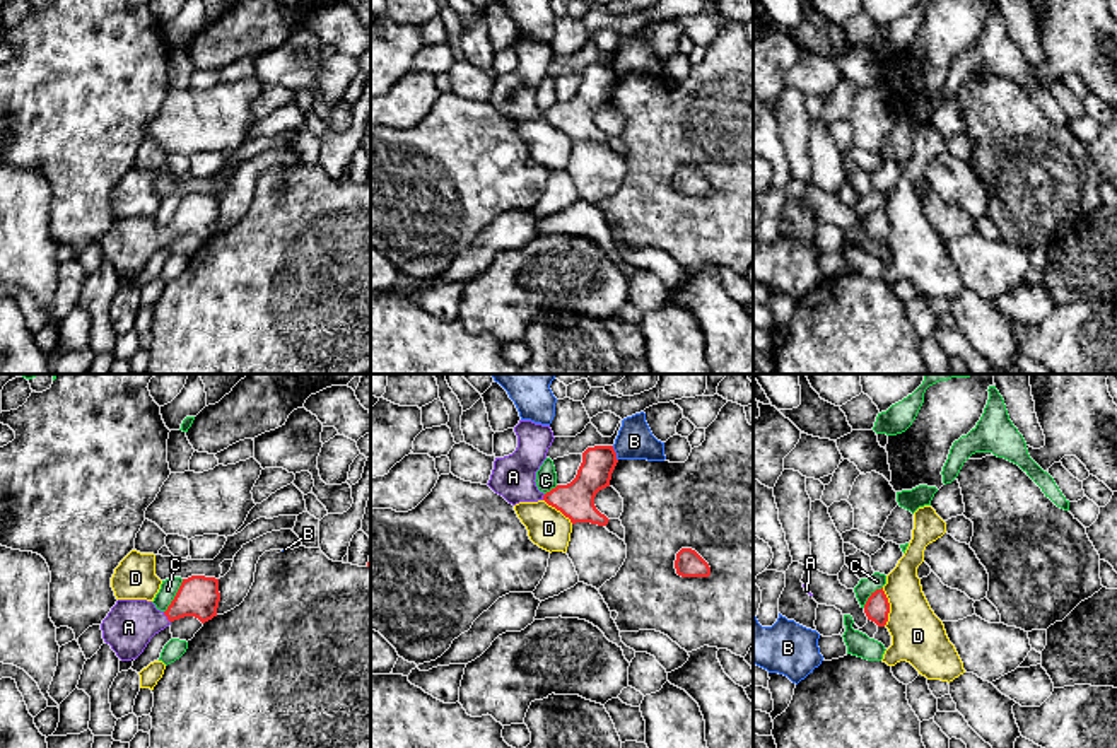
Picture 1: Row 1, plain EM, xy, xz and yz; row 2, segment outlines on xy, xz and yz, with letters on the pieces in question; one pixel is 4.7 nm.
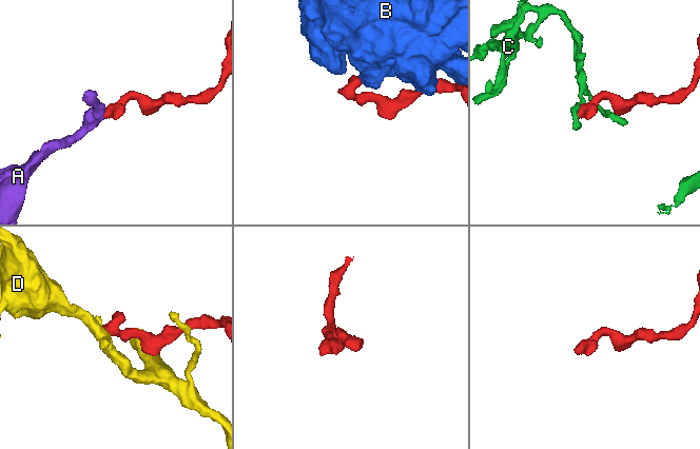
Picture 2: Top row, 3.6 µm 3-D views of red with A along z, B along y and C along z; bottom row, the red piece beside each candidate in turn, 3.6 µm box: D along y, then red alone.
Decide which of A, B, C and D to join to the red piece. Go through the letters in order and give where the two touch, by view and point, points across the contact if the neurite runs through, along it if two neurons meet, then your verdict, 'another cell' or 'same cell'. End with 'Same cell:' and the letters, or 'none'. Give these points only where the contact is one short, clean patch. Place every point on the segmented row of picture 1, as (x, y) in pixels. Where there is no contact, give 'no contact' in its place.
A: xy (166, 615) | across xy (198, 596), (166, 615), (128, 627) | same cell
B: xz (615, 453) | another cell
C: xy (175, 596) | along xy (183, 579), (164, 612) | another cell
D: yz (888, 607) | another cell
Same cell: A

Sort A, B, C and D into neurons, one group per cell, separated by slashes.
A / B / C / D

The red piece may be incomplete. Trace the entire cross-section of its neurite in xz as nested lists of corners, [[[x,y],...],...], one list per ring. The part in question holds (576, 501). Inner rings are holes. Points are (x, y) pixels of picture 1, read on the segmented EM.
[[[519,420],[514,427],[518,447],[512,454],[495,458],[488,487],[509,504],[545,500],[576,523],[606,526],[608,517],[594,505],[599,490],[610,487],[611,473],[618,463],[613,446],[594,446],[582,453],[576,478],[543,494],[536,487],[536,471],[547,459],[553,442],[550,425]]]

